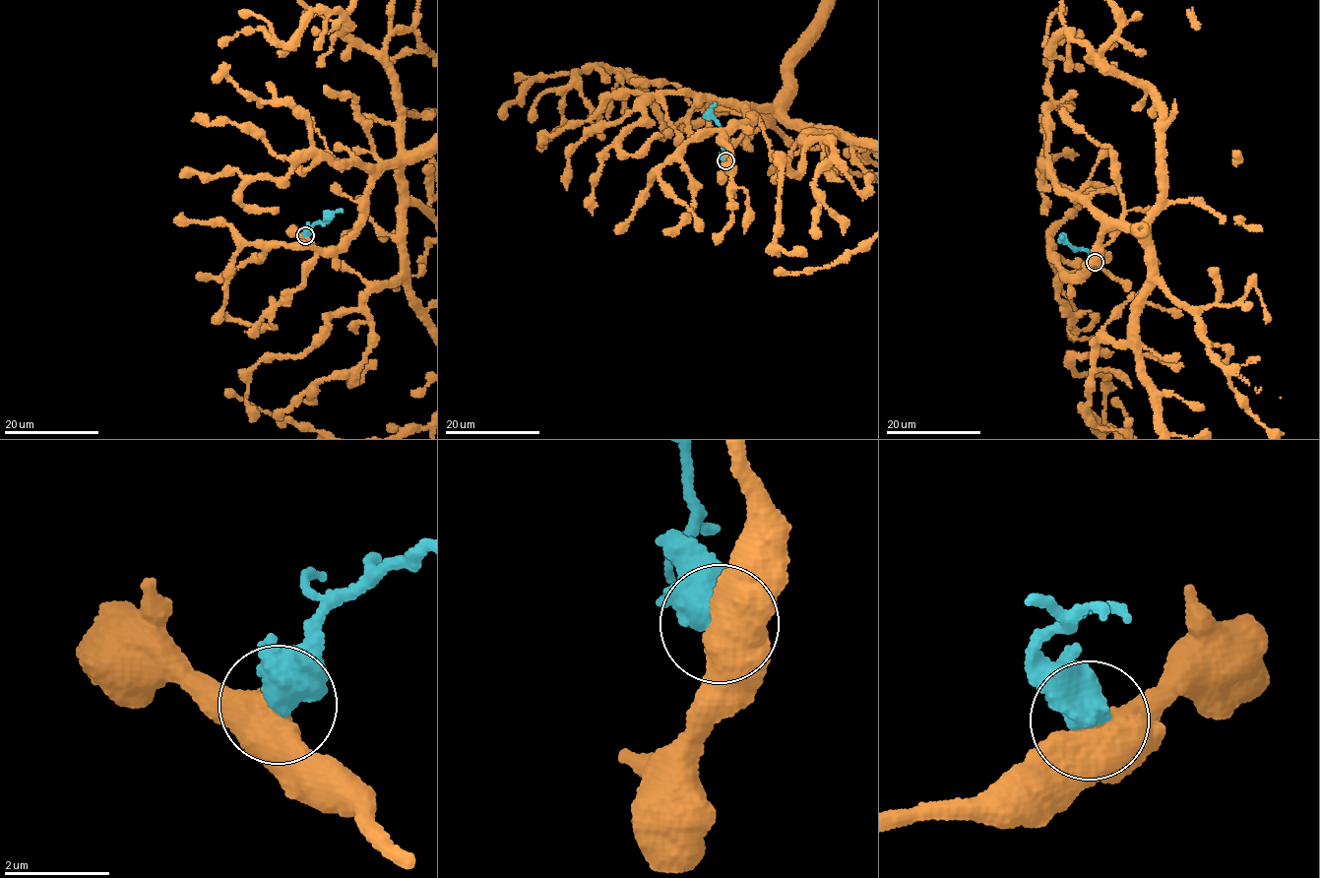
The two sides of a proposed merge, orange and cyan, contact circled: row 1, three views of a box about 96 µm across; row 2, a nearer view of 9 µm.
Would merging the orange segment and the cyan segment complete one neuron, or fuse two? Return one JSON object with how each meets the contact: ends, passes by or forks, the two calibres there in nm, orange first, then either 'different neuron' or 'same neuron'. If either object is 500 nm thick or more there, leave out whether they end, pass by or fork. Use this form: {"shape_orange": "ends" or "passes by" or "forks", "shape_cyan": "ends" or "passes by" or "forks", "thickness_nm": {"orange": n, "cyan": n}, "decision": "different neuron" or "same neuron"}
{"thickness_nm": {"orange": 650, "cyan": 650}, "decision": "different neuron"}

